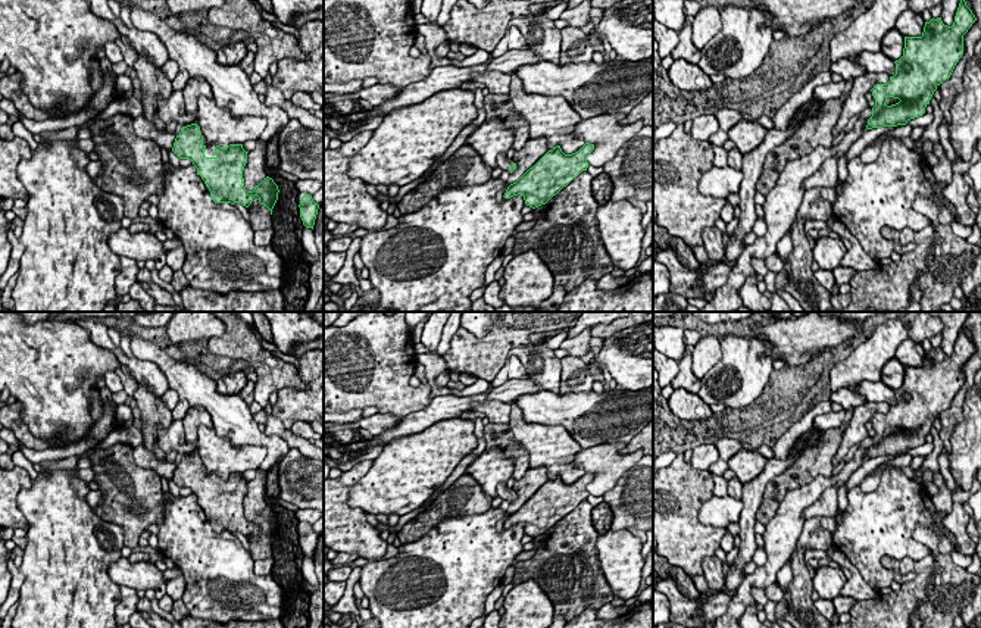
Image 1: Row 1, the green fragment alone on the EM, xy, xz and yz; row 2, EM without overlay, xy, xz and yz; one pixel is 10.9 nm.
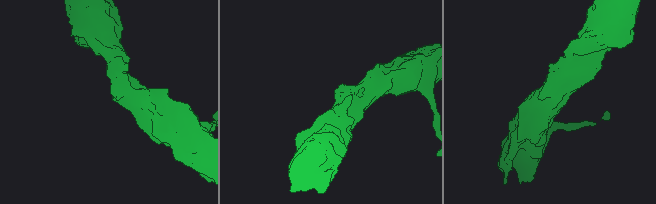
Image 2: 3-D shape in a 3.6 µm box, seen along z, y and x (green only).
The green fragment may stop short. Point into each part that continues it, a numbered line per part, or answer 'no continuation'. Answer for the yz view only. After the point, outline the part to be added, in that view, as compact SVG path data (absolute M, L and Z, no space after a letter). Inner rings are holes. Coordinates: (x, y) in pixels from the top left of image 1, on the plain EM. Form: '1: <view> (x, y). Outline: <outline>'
no continuation

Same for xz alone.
1: xz (503, 491). Outline: M499 484L497 487L497 496L502 499L502 500L507 500L509 496L513 494L513 490L509 488L507 485L504 484Z

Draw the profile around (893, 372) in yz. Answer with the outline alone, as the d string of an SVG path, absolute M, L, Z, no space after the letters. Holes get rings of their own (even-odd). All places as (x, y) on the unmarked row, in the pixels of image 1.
M890 359L881 371L881 381L896 391L903 385L903 378L905 366L899 362L899 359Z

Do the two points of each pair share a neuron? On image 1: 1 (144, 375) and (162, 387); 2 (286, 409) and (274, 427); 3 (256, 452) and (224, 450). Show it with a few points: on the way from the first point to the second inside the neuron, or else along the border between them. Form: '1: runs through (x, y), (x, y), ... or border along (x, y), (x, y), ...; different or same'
1: runs through (149, 375), (158, 384); same
2: border along (271, 415), (290, 430); different
3: runs through (249, 453), (231, 453); same

